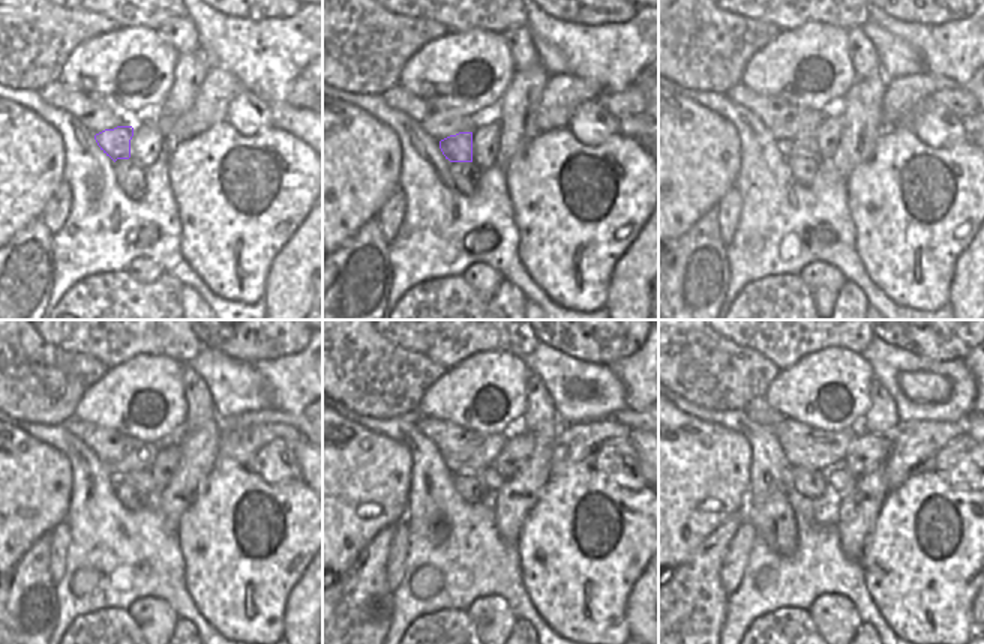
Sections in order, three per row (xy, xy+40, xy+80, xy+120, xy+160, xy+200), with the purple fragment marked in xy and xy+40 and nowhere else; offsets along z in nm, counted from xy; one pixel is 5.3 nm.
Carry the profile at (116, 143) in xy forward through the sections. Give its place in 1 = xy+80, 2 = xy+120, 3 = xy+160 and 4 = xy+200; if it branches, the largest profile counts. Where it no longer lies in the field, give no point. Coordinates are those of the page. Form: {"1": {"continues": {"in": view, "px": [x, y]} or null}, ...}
{"1": {"continues": {"in": "xy+80", "px": [803, 144]}}, "2": {"continues": {"in": "xy+120", "px": [140, 479]}}, "3": {"continues": {"in": "xy+160", "px": [489, 478]}}, "4": {"continues": {"in": "xy+200", "px": [839, 481]}}}

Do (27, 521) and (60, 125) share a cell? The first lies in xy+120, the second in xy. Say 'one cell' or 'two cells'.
two cells

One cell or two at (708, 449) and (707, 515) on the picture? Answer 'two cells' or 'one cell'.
one cell

